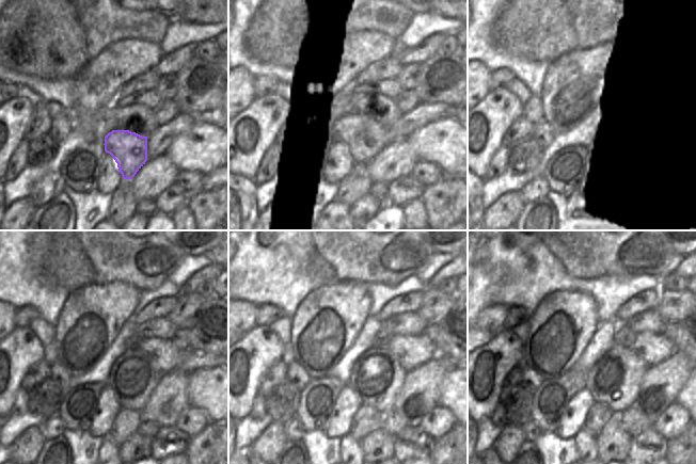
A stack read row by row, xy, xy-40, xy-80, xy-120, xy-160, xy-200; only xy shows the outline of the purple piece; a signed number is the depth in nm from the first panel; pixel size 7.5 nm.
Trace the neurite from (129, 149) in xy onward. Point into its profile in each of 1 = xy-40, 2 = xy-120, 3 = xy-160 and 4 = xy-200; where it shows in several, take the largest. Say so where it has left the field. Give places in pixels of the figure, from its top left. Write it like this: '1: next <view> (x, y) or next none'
1: next xy-40 (364, 139)
2: next xy-120 (132, 378)
3: next xy-160 (376, 378)
4: next xy-200 (614, 380)

